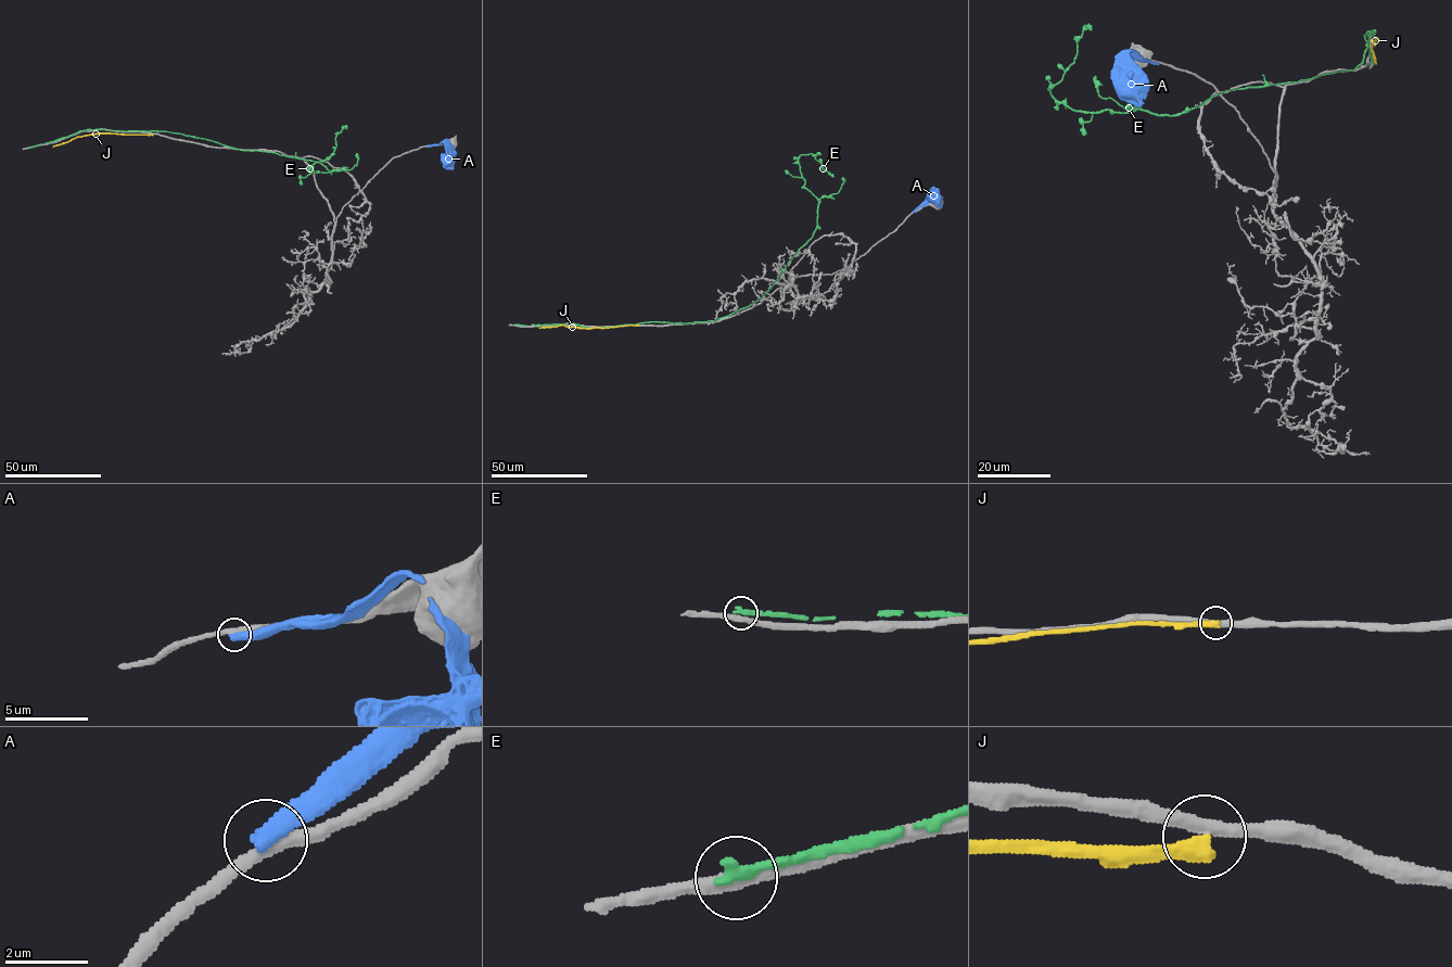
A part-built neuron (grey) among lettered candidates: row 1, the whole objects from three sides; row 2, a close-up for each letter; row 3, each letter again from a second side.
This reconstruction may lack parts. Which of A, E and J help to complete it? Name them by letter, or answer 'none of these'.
none of these

